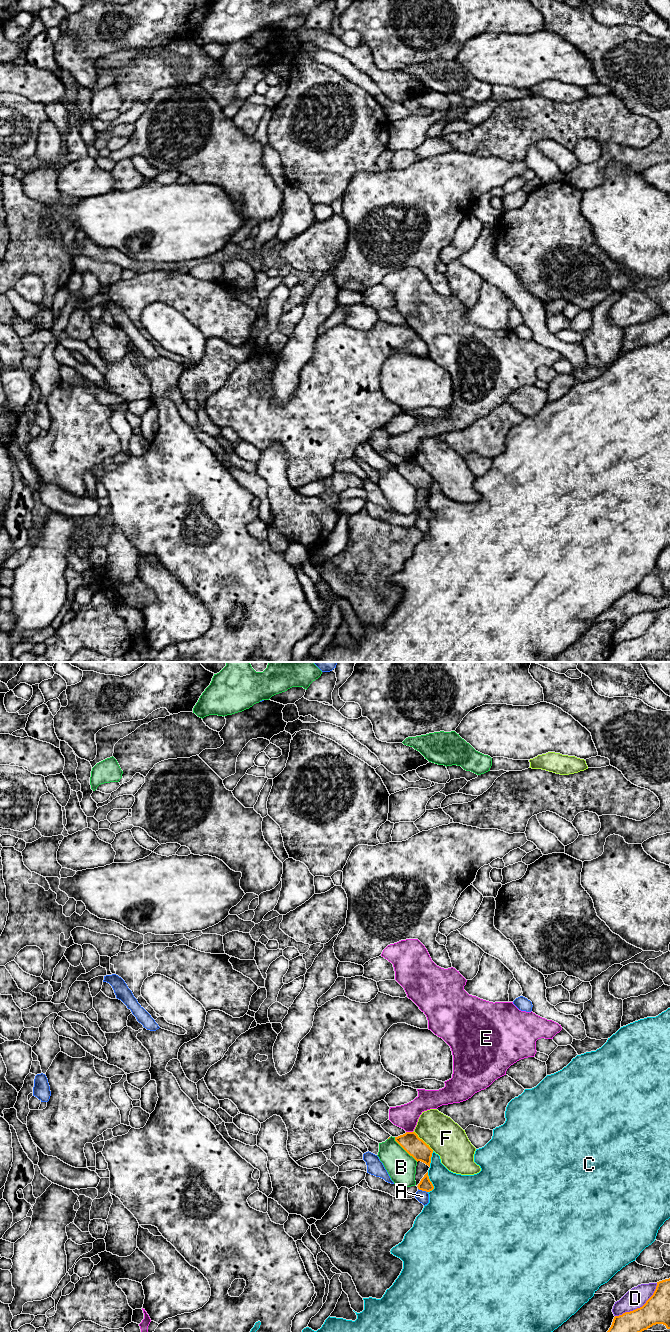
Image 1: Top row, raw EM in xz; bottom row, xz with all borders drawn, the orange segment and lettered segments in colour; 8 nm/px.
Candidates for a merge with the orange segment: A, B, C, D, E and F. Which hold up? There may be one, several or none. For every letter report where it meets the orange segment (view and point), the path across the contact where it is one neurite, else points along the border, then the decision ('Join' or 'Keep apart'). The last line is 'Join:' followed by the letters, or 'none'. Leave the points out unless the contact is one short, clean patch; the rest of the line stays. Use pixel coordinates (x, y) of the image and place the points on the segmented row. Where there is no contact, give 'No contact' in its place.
A: Touches orange at xz (423, 1190). Keep apart
B: Touches orange at xz (405, 1150). Keep apart
C: Touches orange at xz (431, 1182). Keep apart
D: Touches orange at xz (640, 1307). Keep apart
E: Touches orange at xz (409, 1132). Boundary: xz (406, 1131), (412, 1132). Keep apart
F: Touches orange at xz (422, 1140). Keep apart
Join: none

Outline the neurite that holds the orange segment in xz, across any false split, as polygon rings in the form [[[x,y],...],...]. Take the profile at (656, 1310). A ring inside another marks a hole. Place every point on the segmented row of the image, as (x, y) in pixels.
[[[670,1278],[657,1282],[653,1295],[642,1307],[615,1316],[607,1332],[642,1332],[656,1324],[670,1329]]]

